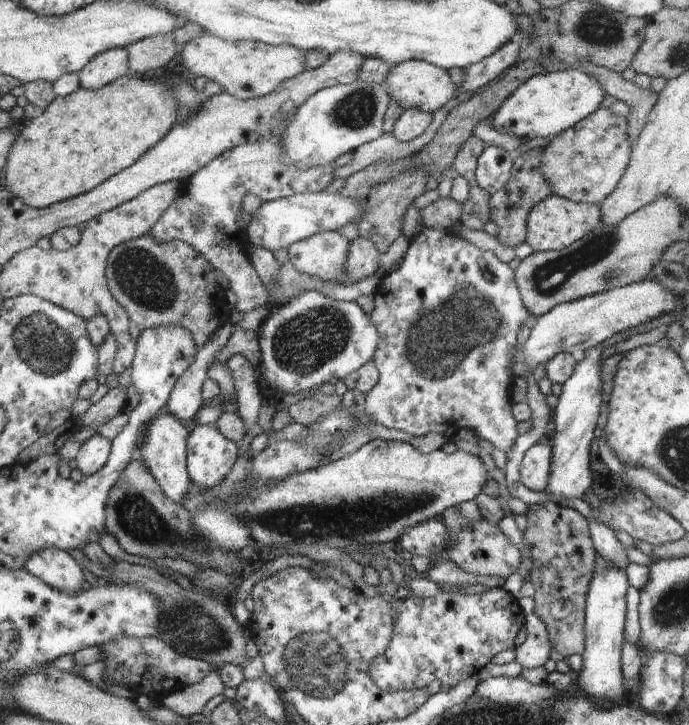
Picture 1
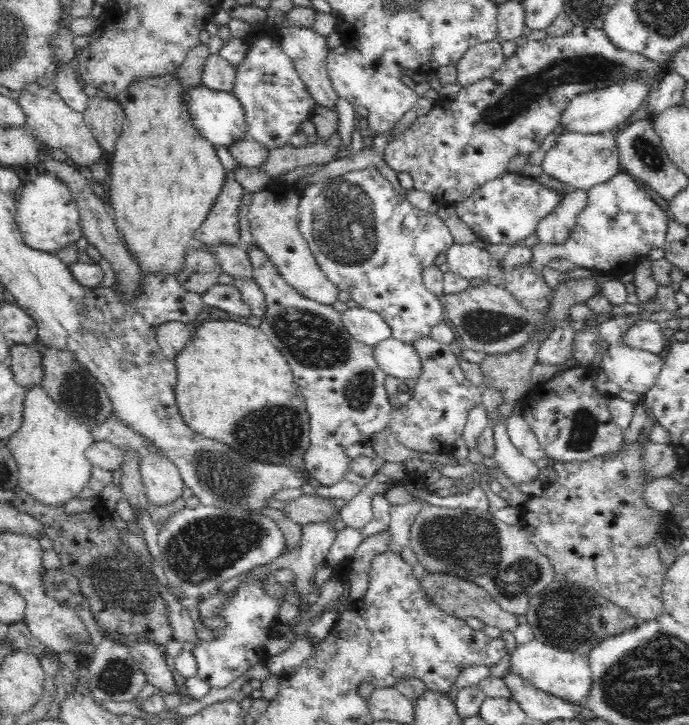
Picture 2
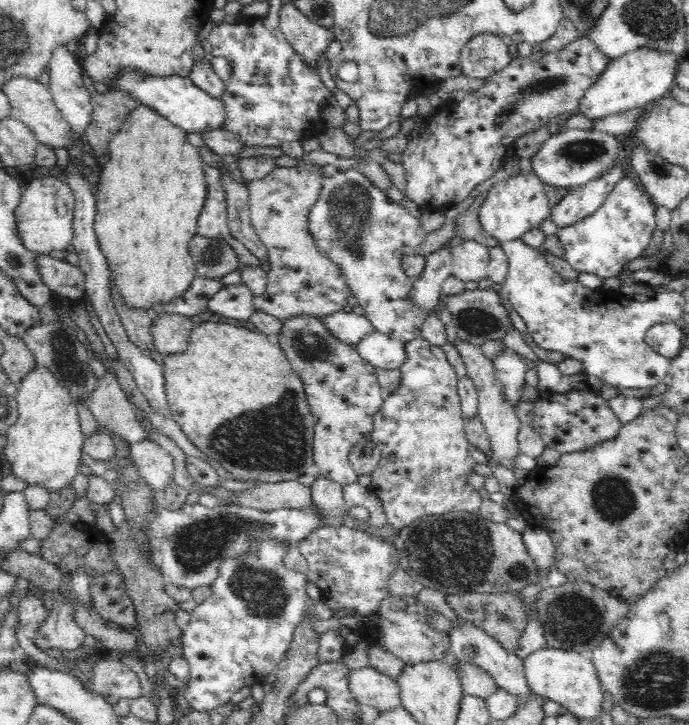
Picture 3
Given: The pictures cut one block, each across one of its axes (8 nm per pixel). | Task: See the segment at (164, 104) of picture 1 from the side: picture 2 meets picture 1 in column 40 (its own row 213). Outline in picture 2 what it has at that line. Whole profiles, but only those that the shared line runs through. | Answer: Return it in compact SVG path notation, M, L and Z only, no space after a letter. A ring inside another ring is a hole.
M176 74L140 78L118 94L116 100L124 110L122 136L116 142L116 152L110 170L110 208L116 214L118 232L132 256L142 268L142 276L178 278L186 266L186 254L196 246L196 232L208 218L216 198L220 196L228 170L216 156L214 144L206 140L192 124L186 94L190 86L184 86Z

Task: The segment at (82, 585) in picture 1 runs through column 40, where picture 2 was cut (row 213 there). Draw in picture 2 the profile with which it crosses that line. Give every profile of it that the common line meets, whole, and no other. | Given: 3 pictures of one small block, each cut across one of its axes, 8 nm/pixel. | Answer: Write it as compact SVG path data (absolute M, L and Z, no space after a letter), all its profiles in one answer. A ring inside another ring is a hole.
M568 190L566 196L560 200L556 210L538 224L534 232L540 244L564 244L574 226L578 224L578 216L588 206L588 190Z

